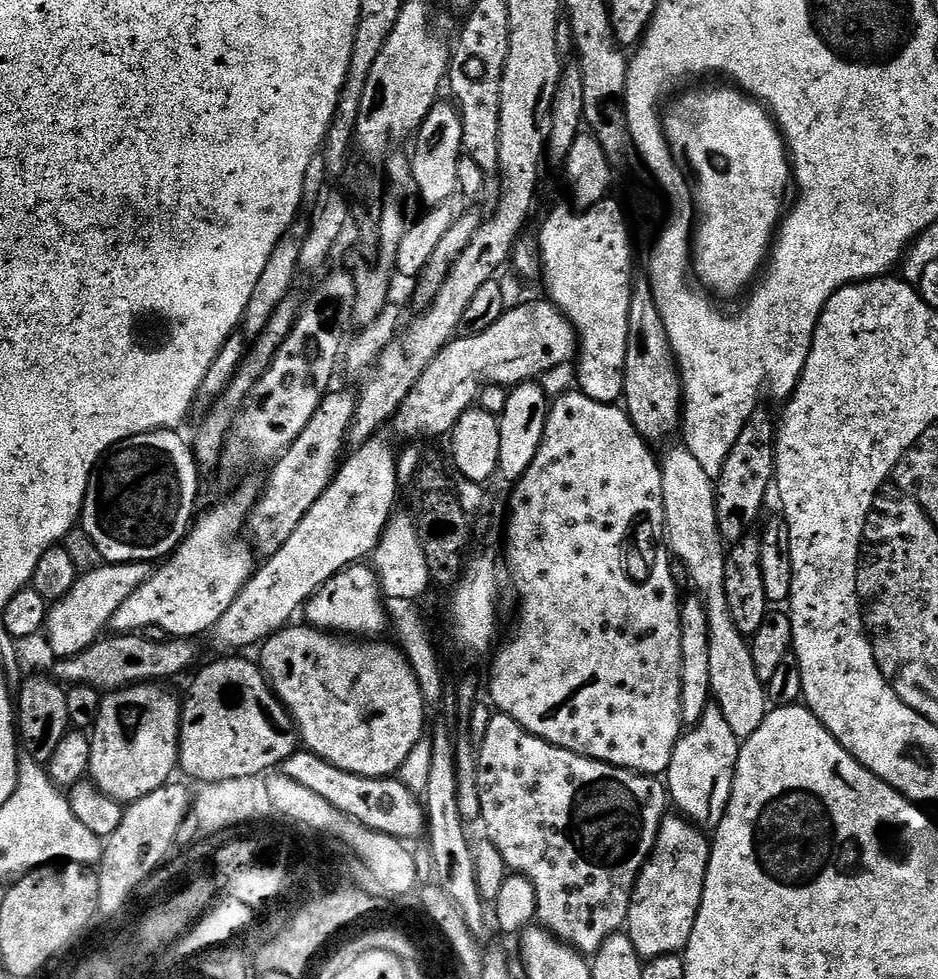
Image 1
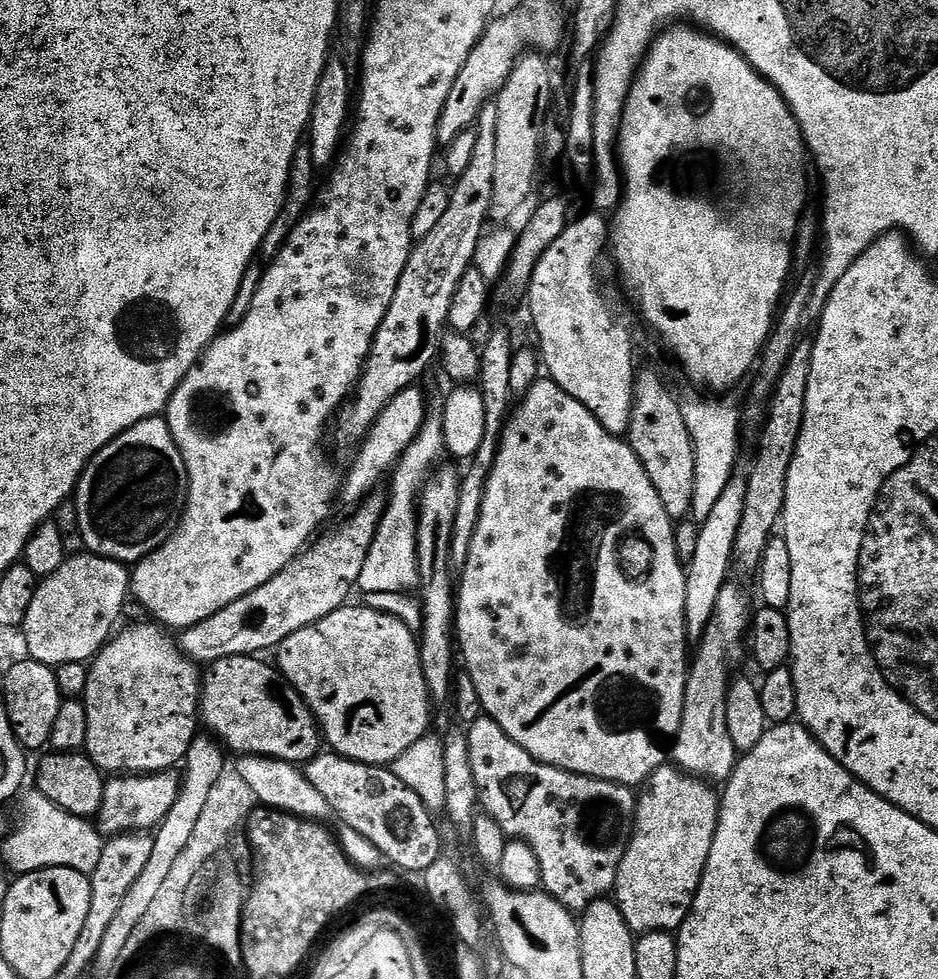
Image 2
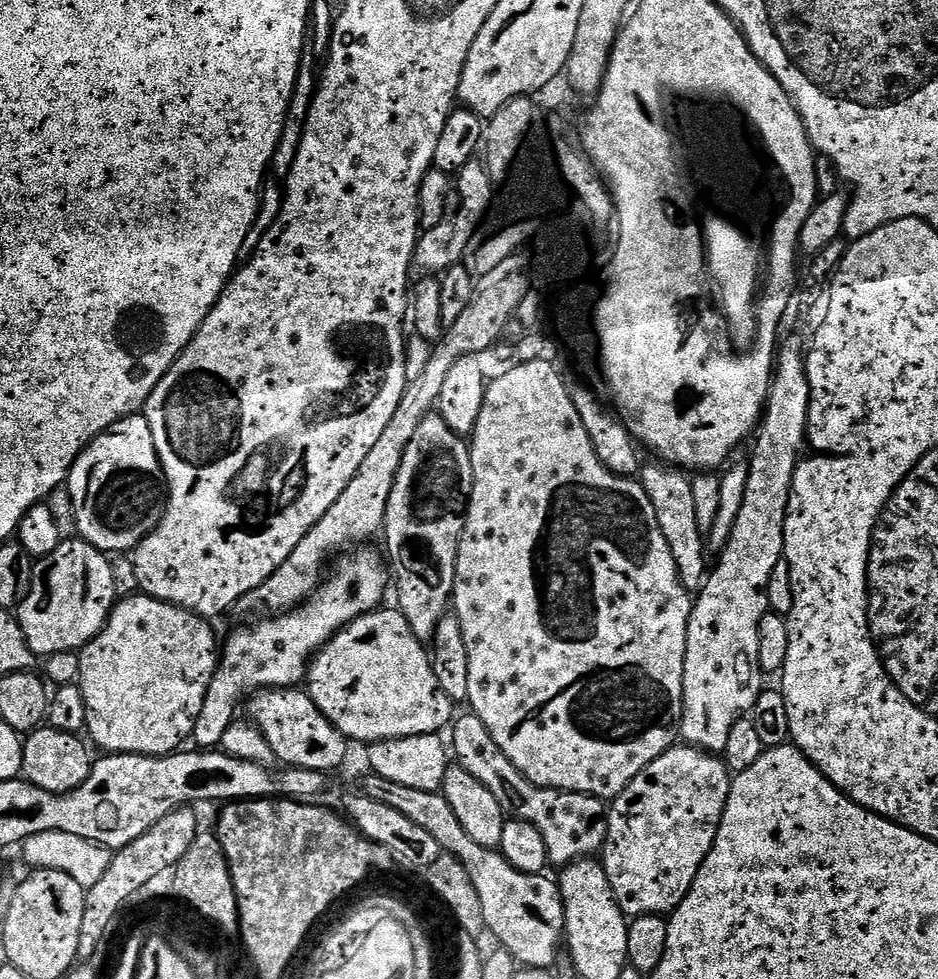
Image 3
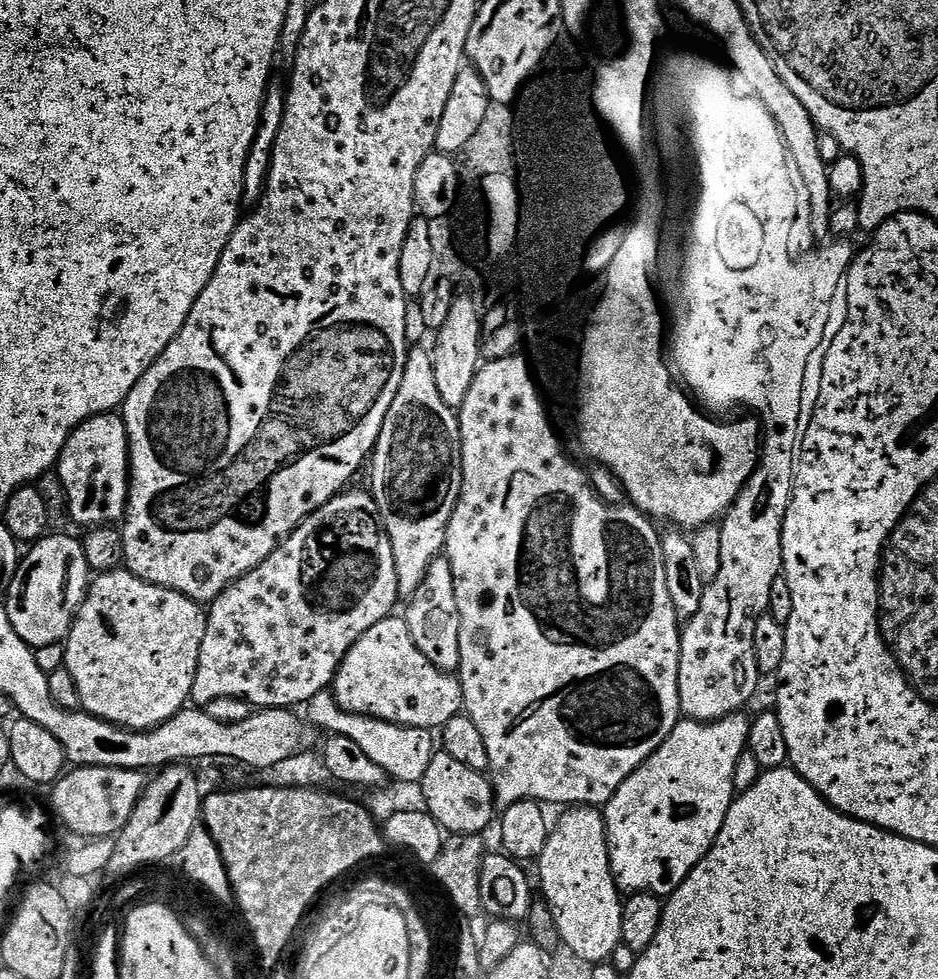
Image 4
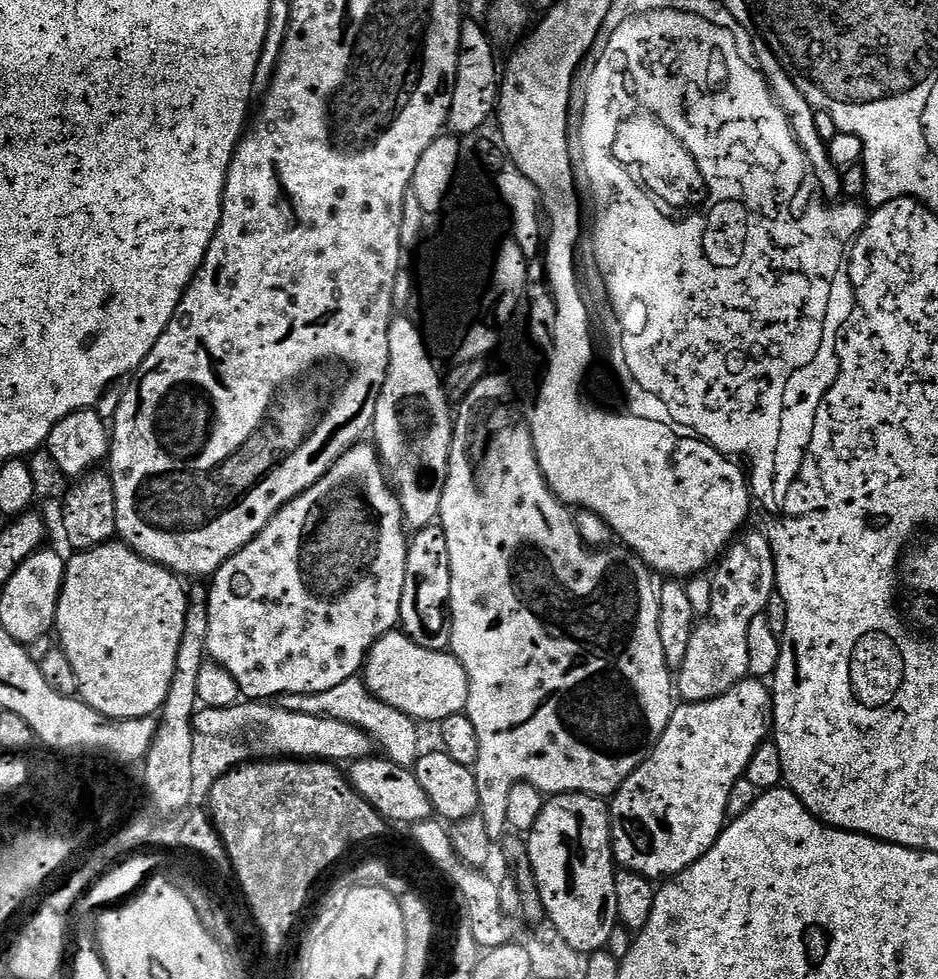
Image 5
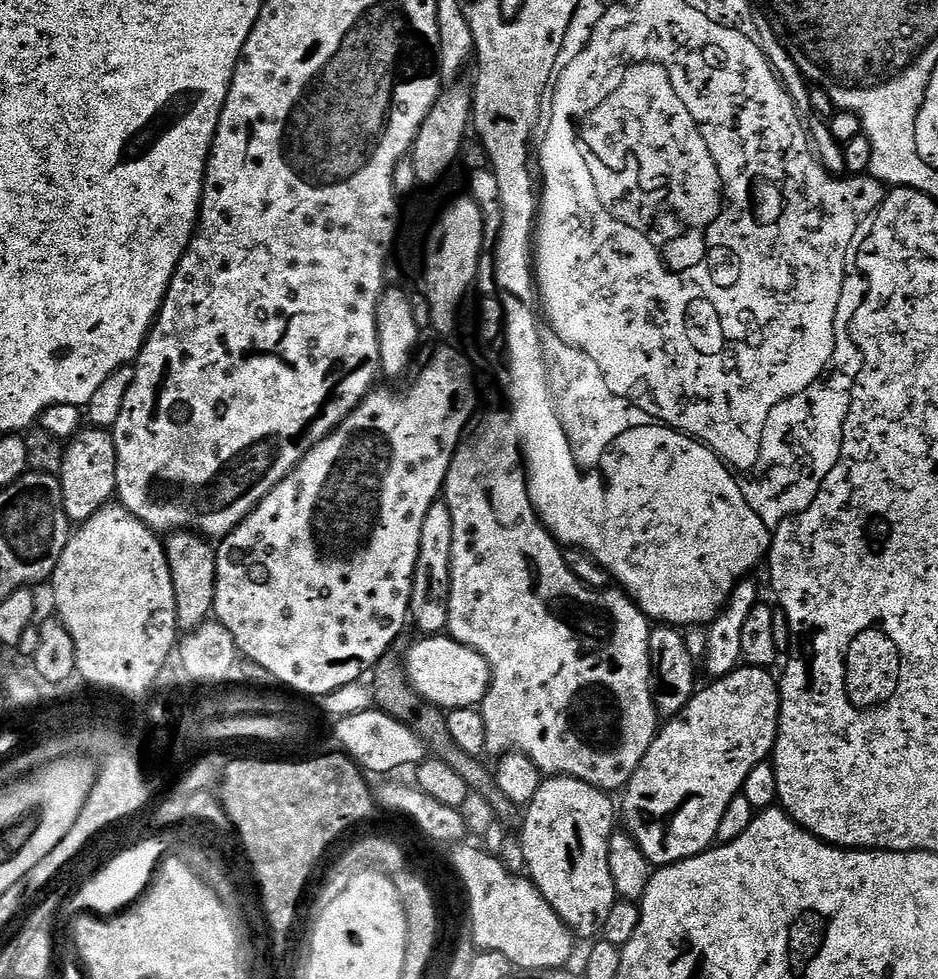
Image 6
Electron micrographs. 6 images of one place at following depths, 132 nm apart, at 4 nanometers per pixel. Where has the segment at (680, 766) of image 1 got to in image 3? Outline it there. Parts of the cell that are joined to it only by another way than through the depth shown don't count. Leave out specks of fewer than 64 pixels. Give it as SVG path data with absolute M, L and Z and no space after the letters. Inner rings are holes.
M757 431L753 444L744 494L746 507L738 510L738 522L734 530L730 530L724 551L719 553L717 560L720 561L717 564L715 561L703 588L695 597L686 634L684 709L679 735L683 743L713 754L723 754L730 739L730 730L734 730L738 721L751 713L754 702L758 702L761 692L765 691L765 677L758 662L758 626L770 611L770 574L774 574L774 566L784 559L784 523L792 489L784 488L784 440L764 440L763 434Z

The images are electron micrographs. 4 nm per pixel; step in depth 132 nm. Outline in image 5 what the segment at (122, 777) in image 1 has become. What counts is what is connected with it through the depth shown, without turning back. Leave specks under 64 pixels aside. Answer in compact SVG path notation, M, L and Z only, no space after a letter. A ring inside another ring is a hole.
M109 542L96 548L77 551L67 557L64 566L64 581L58 598L58 614L56 615L55 635L58 637L59 647L64 649L66 658L70 658L70 666L74 666L74 674L78 674L78 696L85 704L98 710L112 720L141 720L144 716L156 716L161 711L166 698L170 694L170 686L174 682L176 663L178 662L178 648L182 646L184 627L186 626L186 610L188 609L188 592L185 581L176 573L155 564L153 560L145 560L134 549L123 542Z

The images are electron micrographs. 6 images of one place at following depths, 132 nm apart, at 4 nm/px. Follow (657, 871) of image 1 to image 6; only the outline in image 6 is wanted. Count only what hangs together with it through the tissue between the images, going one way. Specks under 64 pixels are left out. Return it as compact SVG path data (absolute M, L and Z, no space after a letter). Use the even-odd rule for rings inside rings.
M741 666L734 669L729 676L713 679L709 688L701 687L693 695L692 701L679 714L671 717L665 723L668 724L665 728L663 725L657 731L650 750L646 750L638 770L634 770L634 774L628 779L628 783L622 792L622 797L624 796L624 808L622 804L623 827L632 835L634 842L638 842L638 846L642 850L642 854L646 854L649 864L653 866L677 864L708 851L709 848L717 843L718 825L722 822L722 814L725 812L726 806L730 806L730 802L735 796L741 795L746 782L746 774L750 774L750 770L754 770L754 766L765 763L776 747L776 734L780 730L780 686L777 677L775 675L772 677L772 674L766 668Z

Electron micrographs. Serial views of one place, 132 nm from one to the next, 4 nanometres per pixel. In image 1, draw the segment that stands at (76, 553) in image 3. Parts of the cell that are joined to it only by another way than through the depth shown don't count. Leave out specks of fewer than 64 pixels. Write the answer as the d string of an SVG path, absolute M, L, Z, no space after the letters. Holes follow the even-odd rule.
M104 562L99 568L77 575L70 594L55 601L48 609L46 637L56 657L77 656L79 652L101 639L111 625L118 606L122 606L122 602L126 602L126 598L130 598L134 590L142 587L150 579L153 571L153 565L148 562L138 564Z

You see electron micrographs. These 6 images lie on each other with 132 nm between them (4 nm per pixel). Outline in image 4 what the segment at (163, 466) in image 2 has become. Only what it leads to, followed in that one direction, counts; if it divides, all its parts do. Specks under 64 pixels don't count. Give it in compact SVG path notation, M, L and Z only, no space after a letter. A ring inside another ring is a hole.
M104 412L82 421L68 435L60 452L58 473L68 498L66 512L71 523L85 524L85 529L103 528L123 521L128 510L128 435L123 415Z

